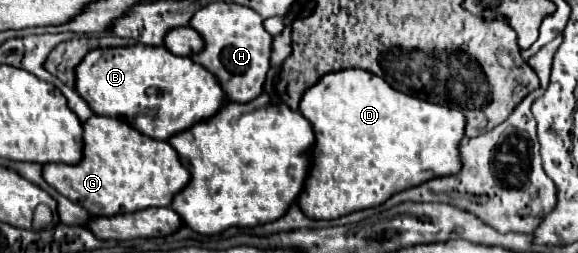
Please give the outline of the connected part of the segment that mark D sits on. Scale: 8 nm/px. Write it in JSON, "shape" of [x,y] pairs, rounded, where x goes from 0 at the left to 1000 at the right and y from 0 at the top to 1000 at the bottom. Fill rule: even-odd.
{"shape":[[[590,277],[559,300],[521,387],[517,443],[538,482],[545,569],[524,751],[514,783],[517,822],[542,870],[580,870],[614,830],[649,822],[683,759],[732,727],[753,696],[794,680],[791,569],[801,545],[804,458],[794,435],[742,411],[680,356],[666,316],[635,277]]]}

